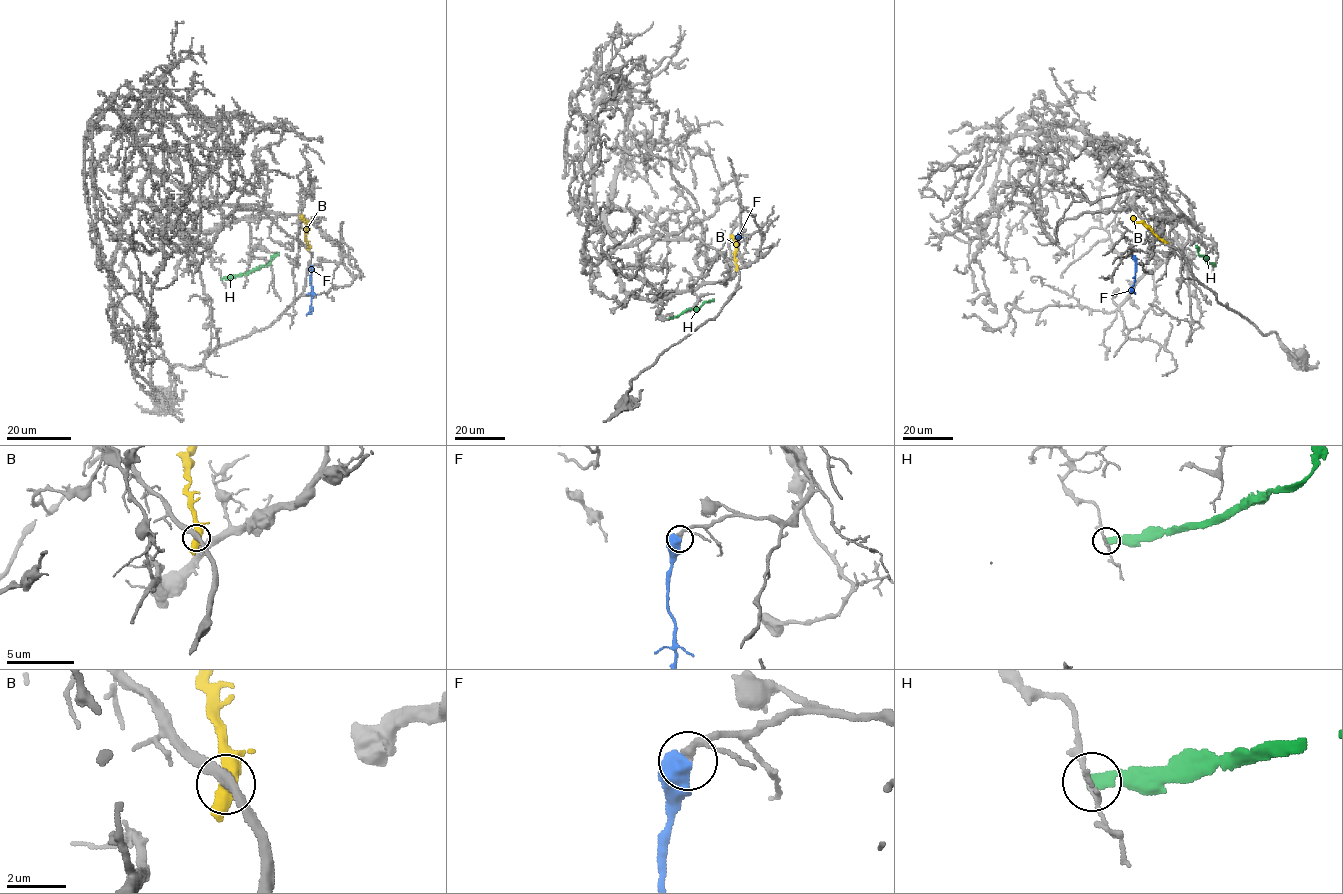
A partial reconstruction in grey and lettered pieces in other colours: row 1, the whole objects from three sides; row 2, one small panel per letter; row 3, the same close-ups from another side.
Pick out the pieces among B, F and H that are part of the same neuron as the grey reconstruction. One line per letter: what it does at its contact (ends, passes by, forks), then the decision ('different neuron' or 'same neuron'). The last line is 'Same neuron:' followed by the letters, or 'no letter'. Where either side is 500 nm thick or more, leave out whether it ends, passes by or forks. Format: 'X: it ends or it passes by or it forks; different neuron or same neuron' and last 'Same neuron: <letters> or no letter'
B: different neuron
F: same neuron
H: it ends; different neuron
Same neuron: F

